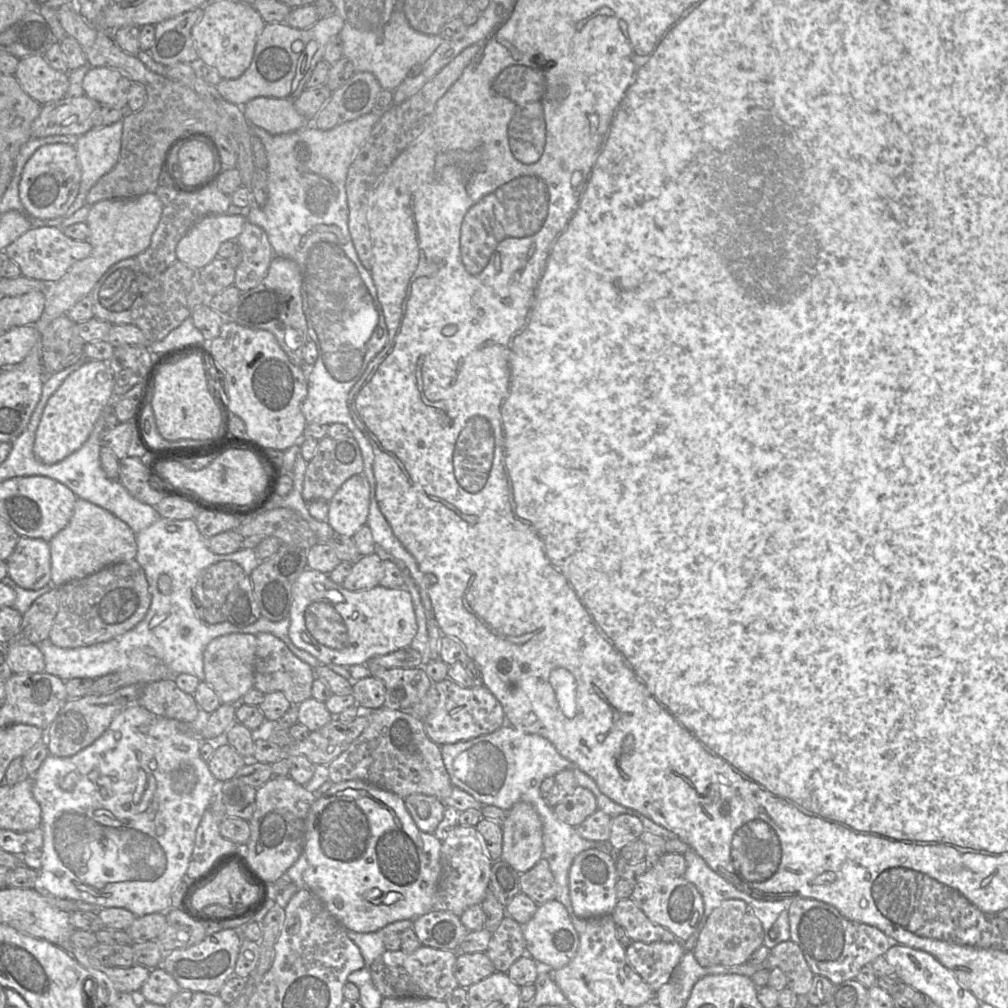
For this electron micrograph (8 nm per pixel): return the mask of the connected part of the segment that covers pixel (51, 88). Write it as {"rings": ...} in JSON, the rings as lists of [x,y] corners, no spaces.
{"rings":[[[43,55],[19,59],[14,76],[22,89],[40,105],[67,96],[67,72],[52,68]]]}

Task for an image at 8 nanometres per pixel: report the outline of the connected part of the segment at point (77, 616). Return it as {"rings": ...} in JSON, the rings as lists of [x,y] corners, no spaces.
{"rings":[[[136,559],[109,565],[58,588],[58,611],[48,640],[60,648],[87,647],[109,641],[142,621],[150,603],[145,572]]]}

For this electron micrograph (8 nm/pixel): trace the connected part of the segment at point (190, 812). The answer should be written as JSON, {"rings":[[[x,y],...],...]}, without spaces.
{"rings":[[[141,705],[128,707],[119,712],[108,729],[91,745],[71,757],[48,755],[37,772],[30,776],[33,784],[33,796],[41,807],[41,828],[43,831],[42,867],[39,871],[41,892],[50,893],[59,898],[84,901],[102,908],[125,908],[136,917],[151,913],[166,912],[171,908],[171,894],[174,887],[186,876],[193,852],[196,830],[204,812],[218,789],[218,781],[210,772],[208,763],[200,756],[200,744],[203,741],[192,733],[182,733],[175,727],[175,719],[156,715]]]}

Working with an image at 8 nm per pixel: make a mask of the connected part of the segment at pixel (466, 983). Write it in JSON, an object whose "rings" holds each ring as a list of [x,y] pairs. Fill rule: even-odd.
{"rings":[[[486,952],[457,953],[454,975],[462,988],[468,988],[495,971]]]}

